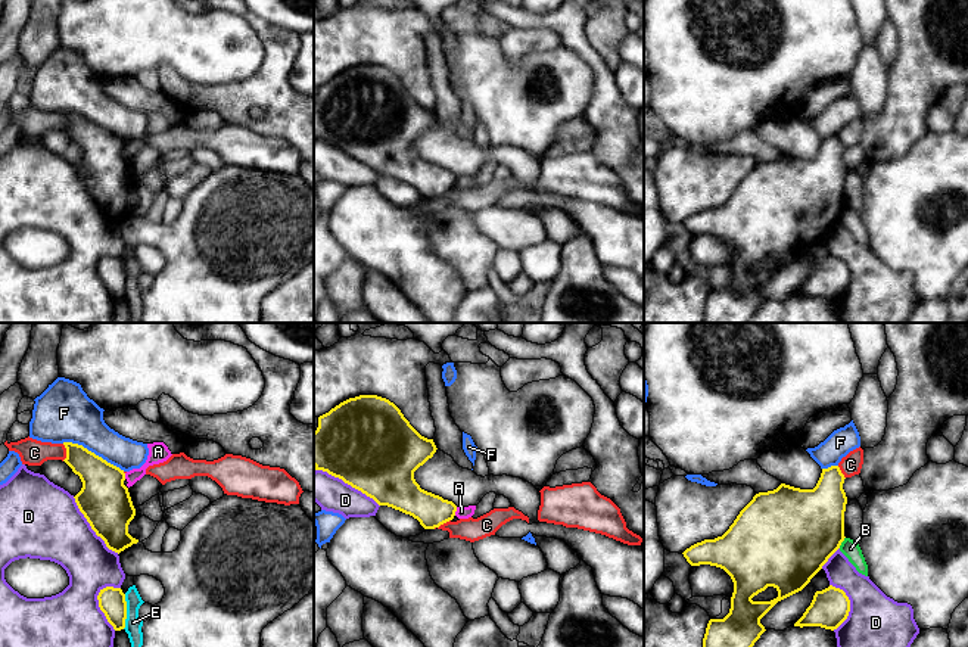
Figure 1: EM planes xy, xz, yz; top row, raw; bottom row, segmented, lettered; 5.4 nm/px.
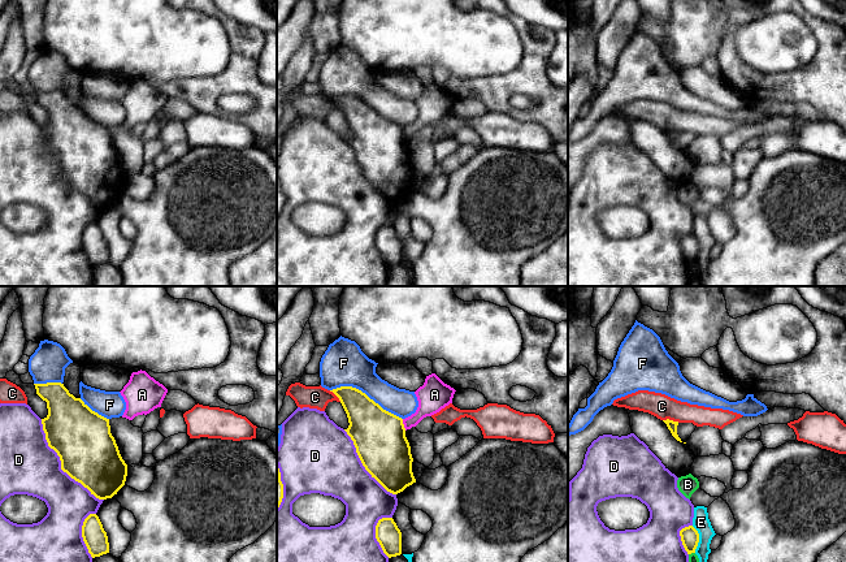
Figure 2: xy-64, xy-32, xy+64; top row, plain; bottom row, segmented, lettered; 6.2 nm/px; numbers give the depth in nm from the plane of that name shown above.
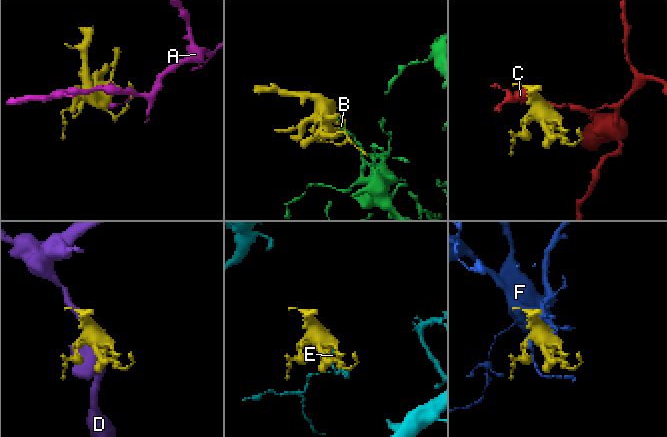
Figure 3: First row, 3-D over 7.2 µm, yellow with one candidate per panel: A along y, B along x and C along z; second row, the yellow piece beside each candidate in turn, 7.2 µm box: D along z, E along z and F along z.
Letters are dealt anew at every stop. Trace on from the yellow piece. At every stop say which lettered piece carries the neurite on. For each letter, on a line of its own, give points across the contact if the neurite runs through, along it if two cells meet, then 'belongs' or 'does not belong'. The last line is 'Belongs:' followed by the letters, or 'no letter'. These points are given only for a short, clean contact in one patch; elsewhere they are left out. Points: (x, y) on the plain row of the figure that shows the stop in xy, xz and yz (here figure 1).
A: border along xz (457, 177), (454, 184); does not belong
B: does not belong
C: does not belong
D: does not belong
E: border along xy (125, 264), (125, 295), (123, 298); does not belong
F: does not belong
Belongs: no letter

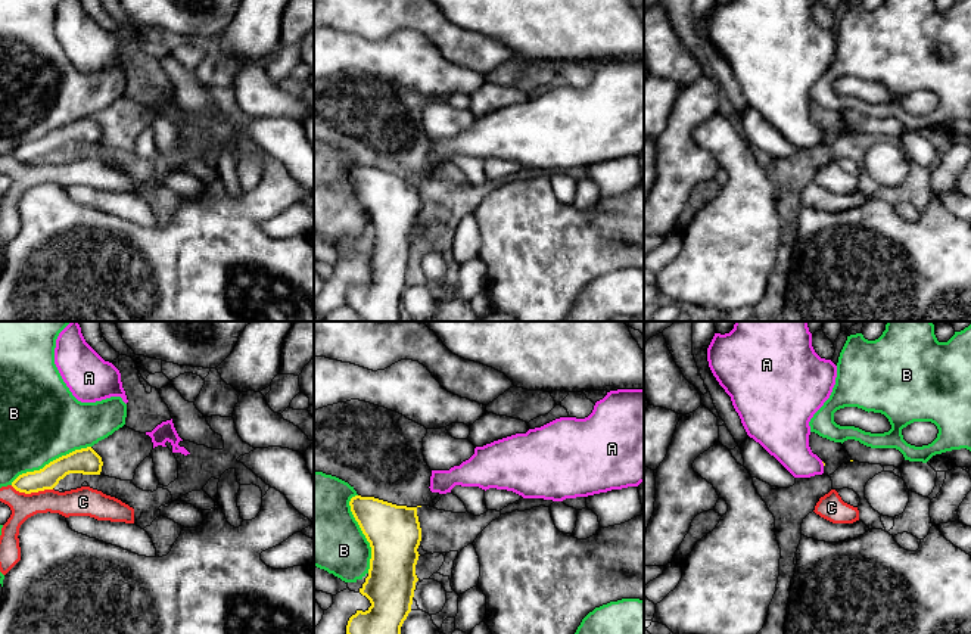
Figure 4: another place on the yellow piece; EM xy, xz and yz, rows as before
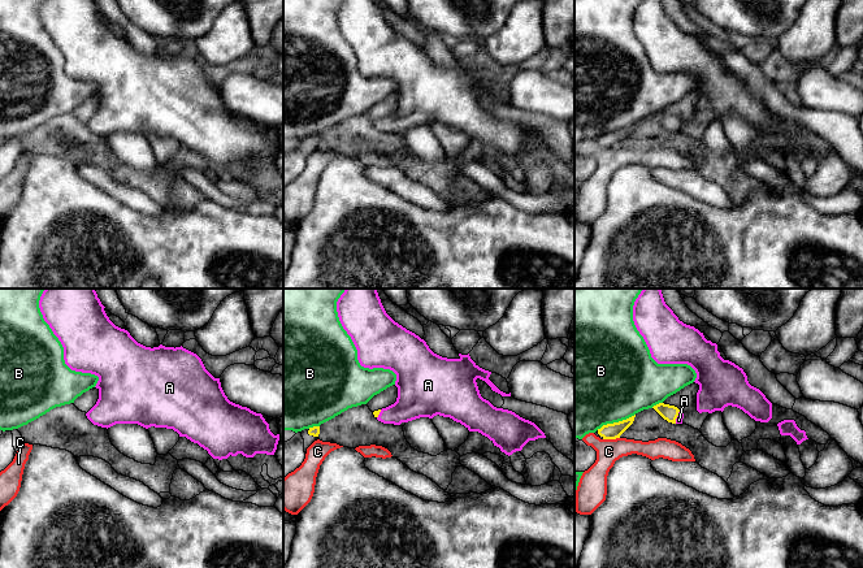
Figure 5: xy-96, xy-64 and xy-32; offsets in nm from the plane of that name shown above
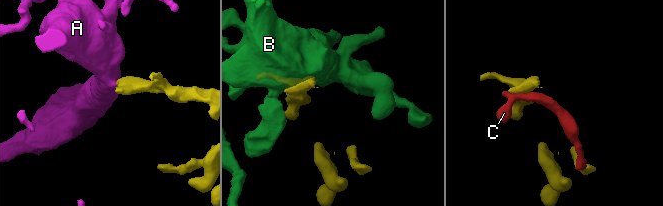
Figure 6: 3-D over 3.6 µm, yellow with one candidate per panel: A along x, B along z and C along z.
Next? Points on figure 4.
A: runs through yz (822, 131), (812, 131), (786, 105); belongs
B: does not belong
C: does not belong
Belongs: A

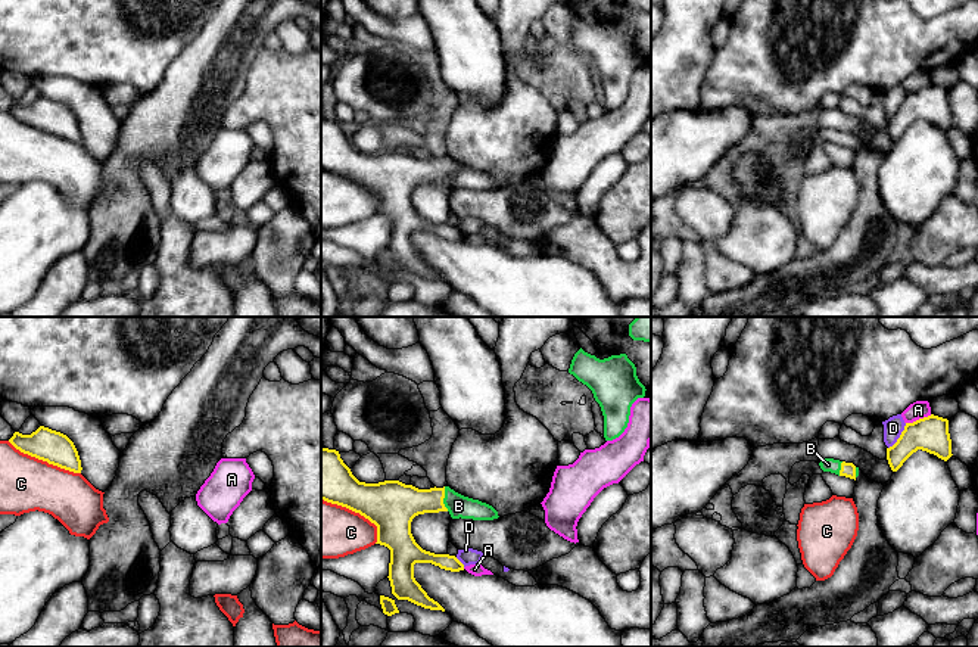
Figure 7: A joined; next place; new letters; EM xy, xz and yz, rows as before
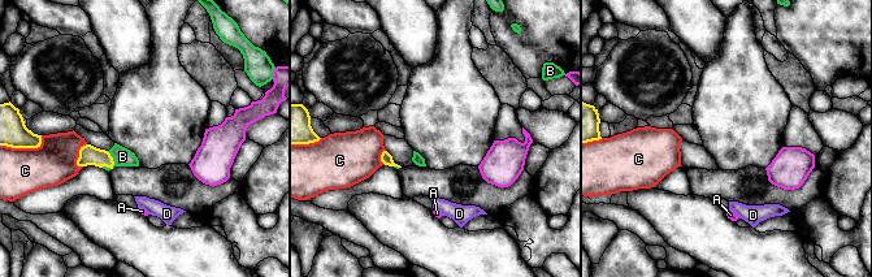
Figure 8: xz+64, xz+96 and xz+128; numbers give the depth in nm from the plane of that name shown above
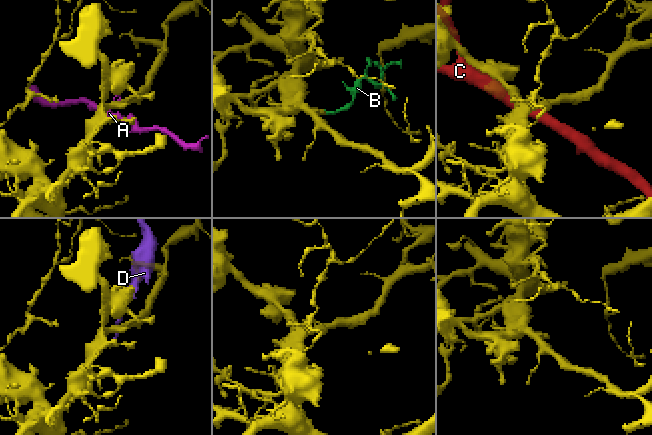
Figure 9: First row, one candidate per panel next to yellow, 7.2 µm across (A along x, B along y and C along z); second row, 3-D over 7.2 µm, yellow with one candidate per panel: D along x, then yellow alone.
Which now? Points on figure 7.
A: border along yz (931, 84), (906, 93); does not belong
B: runs through xz (399, 173), (430, 171), (444, 167), (458, 176); belongs
C: does not belong
D: does not belong
Belongs: B

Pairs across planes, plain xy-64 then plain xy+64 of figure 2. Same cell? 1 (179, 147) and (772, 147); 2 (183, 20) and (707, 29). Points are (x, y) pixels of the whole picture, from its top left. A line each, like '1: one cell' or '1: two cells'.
1: two cells
2: one cell

